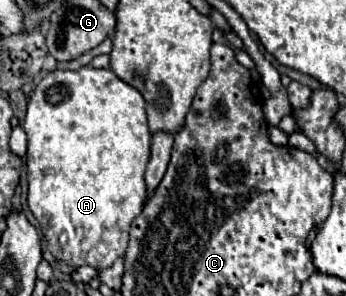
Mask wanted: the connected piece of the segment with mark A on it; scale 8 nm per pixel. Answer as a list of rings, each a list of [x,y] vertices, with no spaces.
[[[82,66],[80,70],[54,70],[48,72],[40,84],[34,88],[28,100],[28,112],[24,120],[24,130],[28,134],[28,152],[26,152],[26,164],[28,164],[28,206],[36,220],[40,222],[40,230],[48,242],[48,250],[56,260],[64,260],[68,266],[78,268],[78,266],[92,266],[96,270],[108,268],[114,264],[116,258],[124,256],[126,246],[128,246],[128,232],[134,222],[134,218],[142,212],[144,202],[148,198],[146,194],[146,182],[144,182],[144,172],[146,164],[150,160],[150,130],[148,130],[148,120],[146,120],[146,102],[142,94],[122,82],[112,70],[96,70],[90,66]]]

